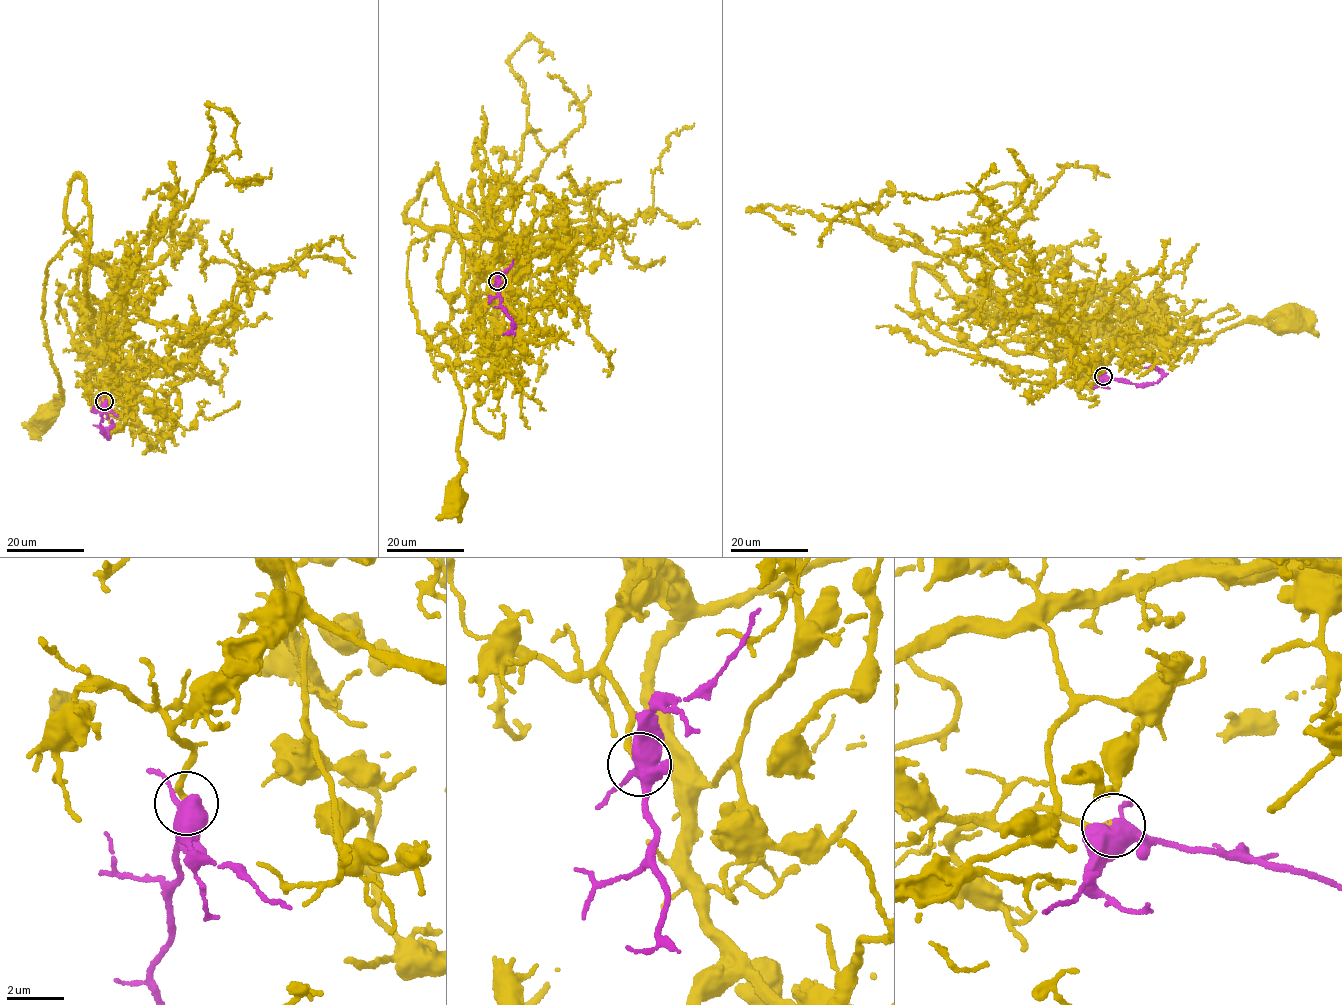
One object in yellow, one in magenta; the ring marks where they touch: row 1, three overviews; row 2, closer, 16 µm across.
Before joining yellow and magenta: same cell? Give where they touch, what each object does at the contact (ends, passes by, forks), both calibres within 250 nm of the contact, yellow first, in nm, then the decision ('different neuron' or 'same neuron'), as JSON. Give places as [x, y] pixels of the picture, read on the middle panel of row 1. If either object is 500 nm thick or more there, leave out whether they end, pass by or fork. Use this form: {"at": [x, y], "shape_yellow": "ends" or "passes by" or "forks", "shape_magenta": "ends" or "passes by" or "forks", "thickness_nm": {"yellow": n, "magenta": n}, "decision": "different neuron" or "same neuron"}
{"at": [497, 281], "shape_yellow": "ends", "shape_magenta": "forks", "thickness_nm": {"yellow": 200, "magenta": 460}, "decision": "same neuron"}

